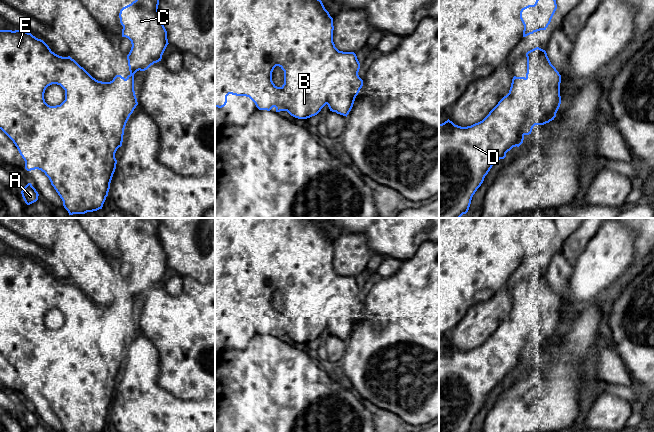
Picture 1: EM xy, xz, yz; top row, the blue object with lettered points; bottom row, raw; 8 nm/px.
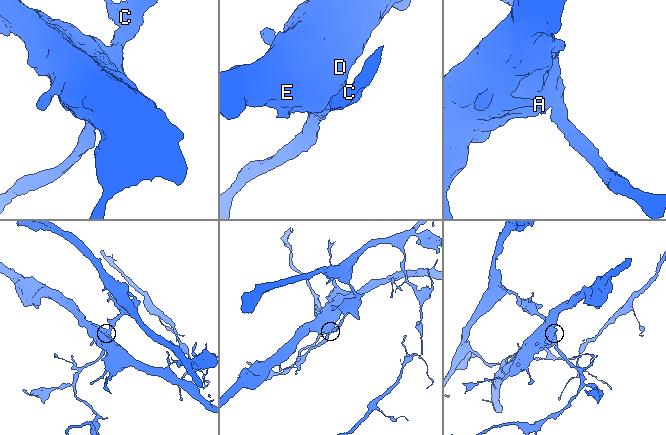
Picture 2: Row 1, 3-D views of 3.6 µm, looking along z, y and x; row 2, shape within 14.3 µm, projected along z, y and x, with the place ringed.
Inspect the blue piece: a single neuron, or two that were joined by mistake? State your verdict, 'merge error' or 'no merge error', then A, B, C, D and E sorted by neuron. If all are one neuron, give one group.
merge error; A B D E / C

